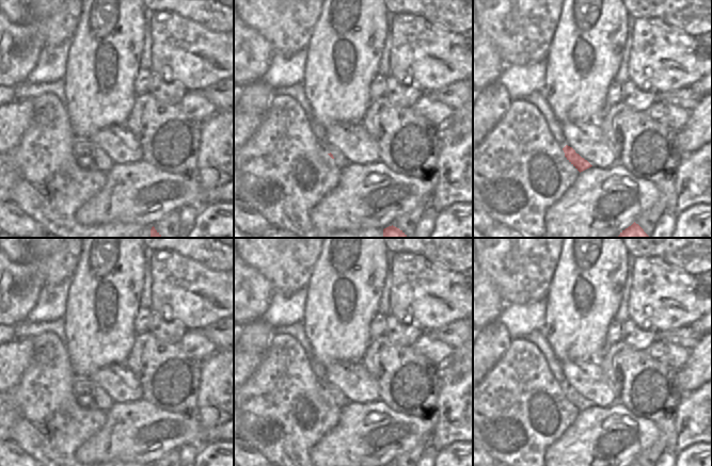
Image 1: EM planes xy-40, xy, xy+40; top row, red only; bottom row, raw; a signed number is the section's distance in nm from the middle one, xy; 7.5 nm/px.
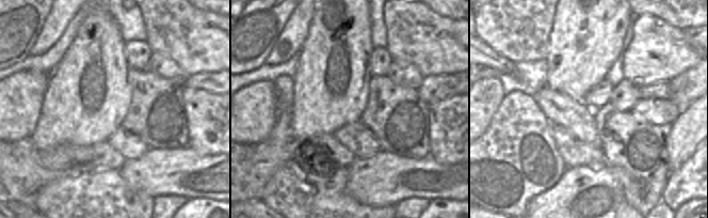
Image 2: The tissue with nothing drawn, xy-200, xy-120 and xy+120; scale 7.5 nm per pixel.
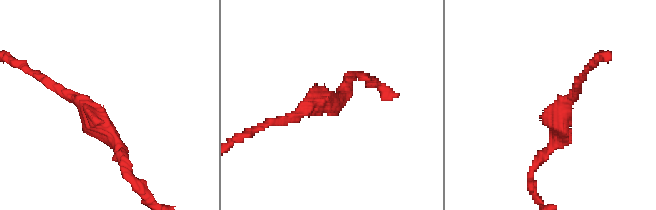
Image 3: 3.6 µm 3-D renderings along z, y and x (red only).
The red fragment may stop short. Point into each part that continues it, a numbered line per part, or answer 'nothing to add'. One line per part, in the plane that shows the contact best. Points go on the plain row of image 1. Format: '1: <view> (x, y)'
nothing to add

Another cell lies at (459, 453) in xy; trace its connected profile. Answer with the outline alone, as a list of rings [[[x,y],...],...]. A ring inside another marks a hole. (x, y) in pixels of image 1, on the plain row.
[[[455,441],[441,450],[434,466],[473,466],[473,441]]]

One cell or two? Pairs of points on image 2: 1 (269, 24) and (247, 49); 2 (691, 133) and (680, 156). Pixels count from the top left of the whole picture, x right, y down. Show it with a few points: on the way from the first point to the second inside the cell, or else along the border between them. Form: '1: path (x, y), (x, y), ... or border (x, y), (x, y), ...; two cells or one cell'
1: path (262, 30), (250, 43); one cell
2: path (686, 138), (680, 145), (680, 151); one cell

